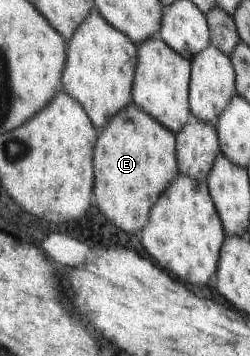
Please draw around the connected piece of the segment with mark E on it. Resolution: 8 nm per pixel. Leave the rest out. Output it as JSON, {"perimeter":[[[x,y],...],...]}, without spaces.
{"perimeter":[[[136,104],[122,110],[97,140],[95,198],[101,213],[121,230],[141,232],[161,195],[179,176],[176,133]]]}

